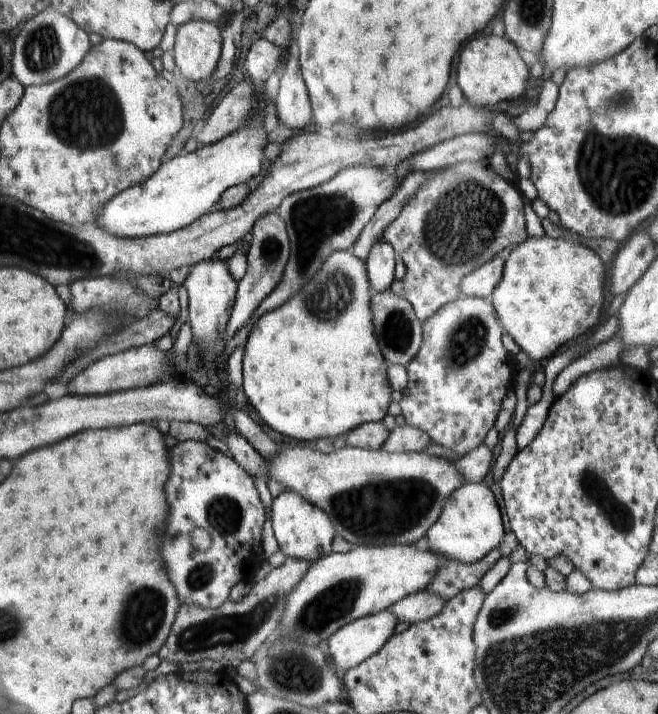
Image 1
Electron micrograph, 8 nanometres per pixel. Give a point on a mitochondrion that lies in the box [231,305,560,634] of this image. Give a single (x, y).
(378, 511)

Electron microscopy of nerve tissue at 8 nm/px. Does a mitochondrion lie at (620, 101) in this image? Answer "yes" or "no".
yes

